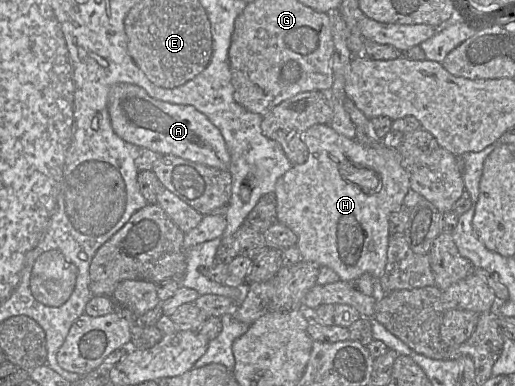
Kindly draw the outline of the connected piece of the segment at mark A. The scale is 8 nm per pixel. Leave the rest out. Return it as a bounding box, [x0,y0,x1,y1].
[108,83,231,169]

